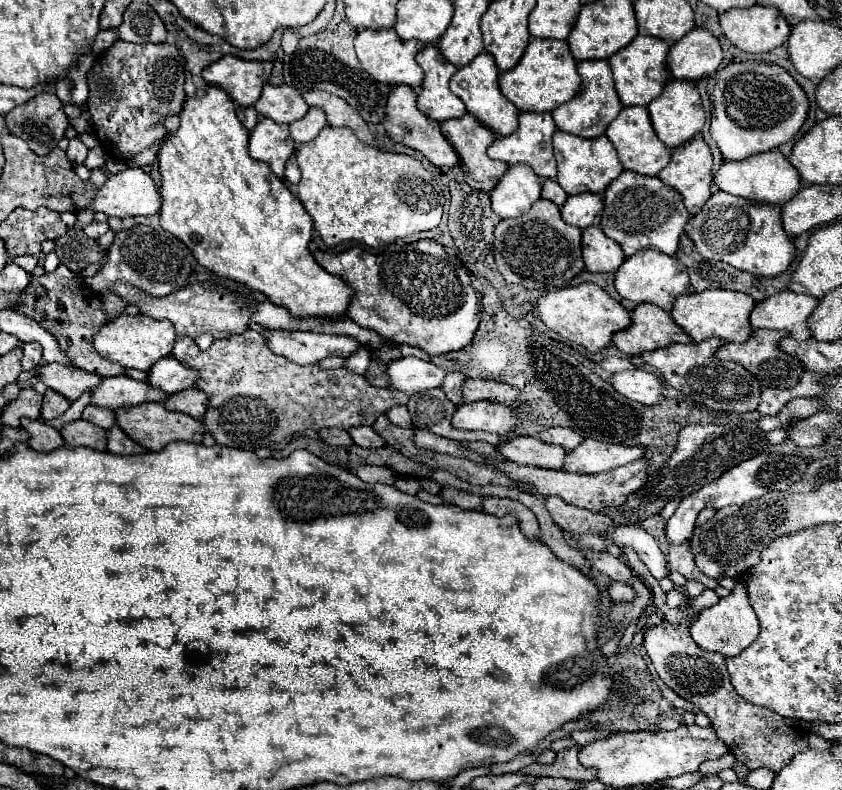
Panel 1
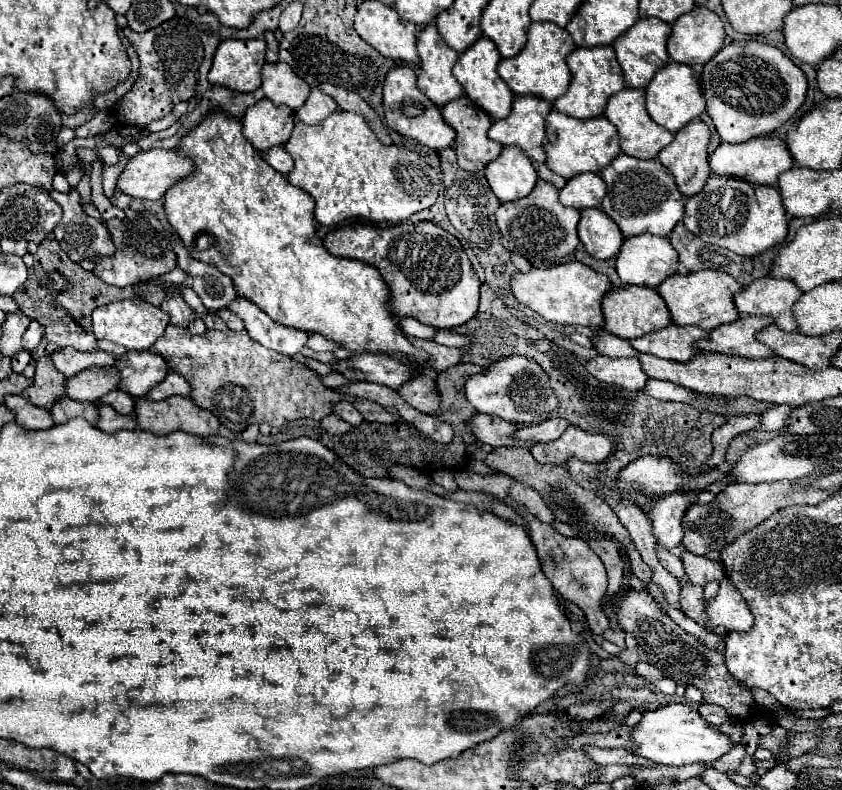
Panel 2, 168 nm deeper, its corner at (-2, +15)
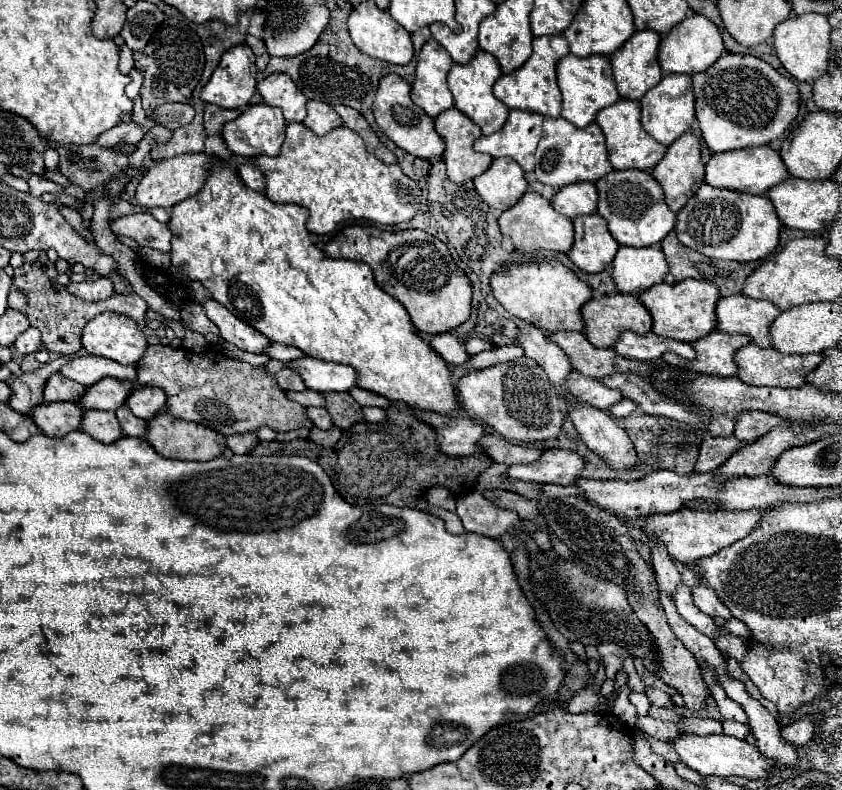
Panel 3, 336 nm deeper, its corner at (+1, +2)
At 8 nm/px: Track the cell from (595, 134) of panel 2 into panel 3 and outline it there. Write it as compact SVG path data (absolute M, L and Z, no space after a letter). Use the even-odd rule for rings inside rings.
M545 118L543 138L537 146L535 160L537 160L535 166L537 180L547 186L553 186L555 190L575 182L597 182L597 178L613 170L601 128L597 124L577 128L571 122L565 122L565 118Z

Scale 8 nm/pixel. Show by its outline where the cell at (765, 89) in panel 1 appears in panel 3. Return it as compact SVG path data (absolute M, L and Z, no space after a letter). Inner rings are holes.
M725 52L725 56L721 56L705 72L693 76L693 92L695 92L695 116L699 120L703 140L707 142L711 152L729 152L769 144L791 126L791 122L797 118L801 102L797 84L791 78L781 76L773 66L769 66L761 58L731 52Z

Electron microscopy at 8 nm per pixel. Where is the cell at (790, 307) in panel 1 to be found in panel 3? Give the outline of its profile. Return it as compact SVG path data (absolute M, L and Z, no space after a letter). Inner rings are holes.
M745 294L721 298L717 302L717 330L727 334L747 334L761 348L771 344L771 324L781 310L769 300L755 300Z

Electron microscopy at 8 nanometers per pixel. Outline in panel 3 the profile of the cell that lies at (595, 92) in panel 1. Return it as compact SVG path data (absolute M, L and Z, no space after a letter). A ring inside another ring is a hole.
M567 54L557 64L557 78L559 78L559 90L563 94L563 112L561 116L575 124L577 128L585 128L595 122L595 116L599 110L615 104L619 100L613 74L611 74L611 62L605 56L587 56L577 58L573 54Z

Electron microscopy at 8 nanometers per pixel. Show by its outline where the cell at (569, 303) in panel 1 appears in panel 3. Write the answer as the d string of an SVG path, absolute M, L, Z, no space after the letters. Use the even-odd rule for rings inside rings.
M543 260L531 264L511 264L507 270L509 272L505 276L503 274L491 276L491 288L499 304L509 314L547 332L559 330L585 332L581 308L585 302L591 300L593 290L587 282L579 280L567 266L563 266L557 260Z

